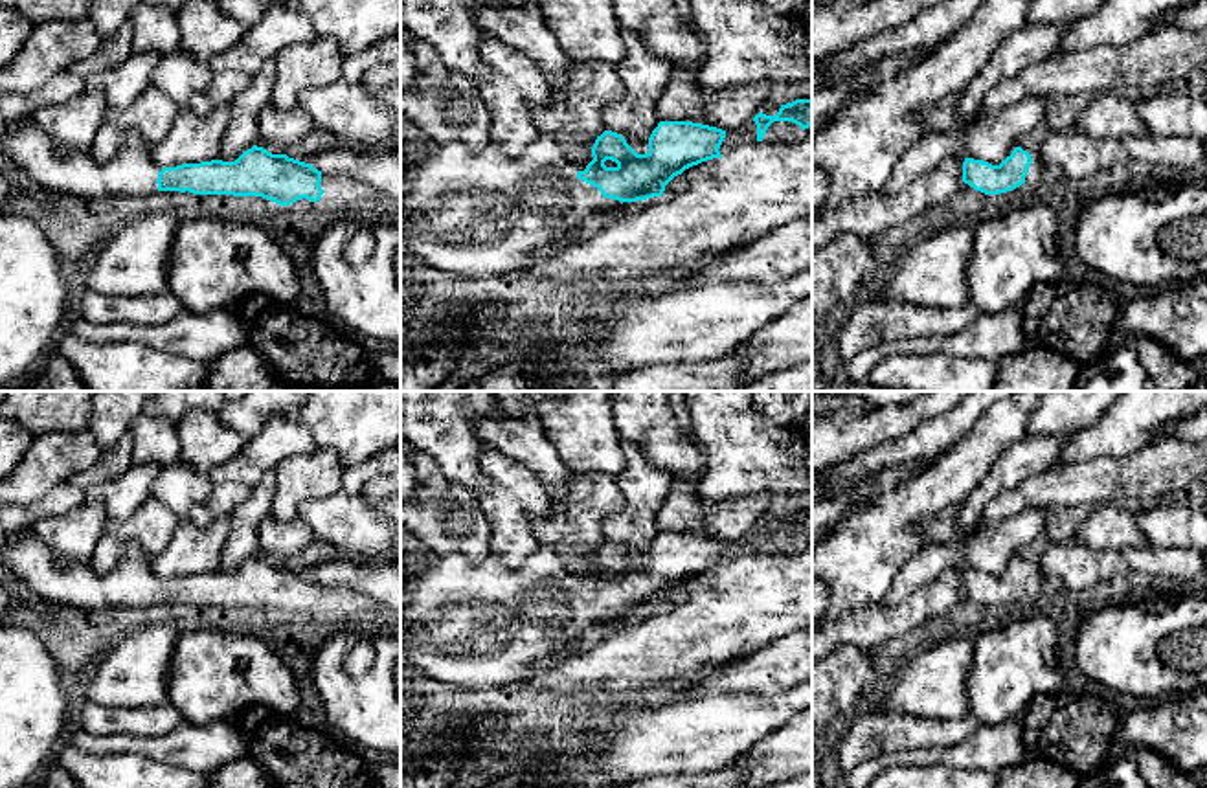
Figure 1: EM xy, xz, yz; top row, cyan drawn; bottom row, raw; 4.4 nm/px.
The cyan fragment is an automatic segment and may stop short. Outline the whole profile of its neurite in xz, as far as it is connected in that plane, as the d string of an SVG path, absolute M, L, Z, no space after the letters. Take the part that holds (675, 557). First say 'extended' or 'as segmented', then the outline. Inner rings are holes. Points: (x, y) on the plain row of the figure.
extended; M660 533L649 549L649 562L637 566L621 546L604 542L592 558L593 571L588 577L568 568L560 547L540 546L518 568L509 568L492 553L483 560L468 560L461 553L450 553L408 579L400 597L404 604L400 654L408 665L448 687L496 689L522 683L535 670L547 667L555 656L581 652L606 623L619 619L623 614L661 608L665 597L685 580L722 569L718 560L724 549L726 542L716 538L693 533Z

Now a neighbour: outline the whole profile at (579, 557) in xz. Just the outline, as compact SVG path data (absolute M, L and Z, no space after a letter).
M570 474L566 485L549 496L549 514L533 516L531 527L540 546L564 547L568 568L588 577L595 551L606 542L603 525L621 503L615 478Z

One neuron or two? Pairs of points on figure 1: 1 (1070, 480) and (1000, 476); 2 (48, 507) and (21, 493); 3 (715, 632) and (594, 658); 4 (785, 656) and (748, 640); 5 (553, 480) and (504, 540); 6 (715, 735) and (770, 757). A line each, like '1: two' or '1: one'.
1: two
2: two
3: one
4: two
5: two
6: two

